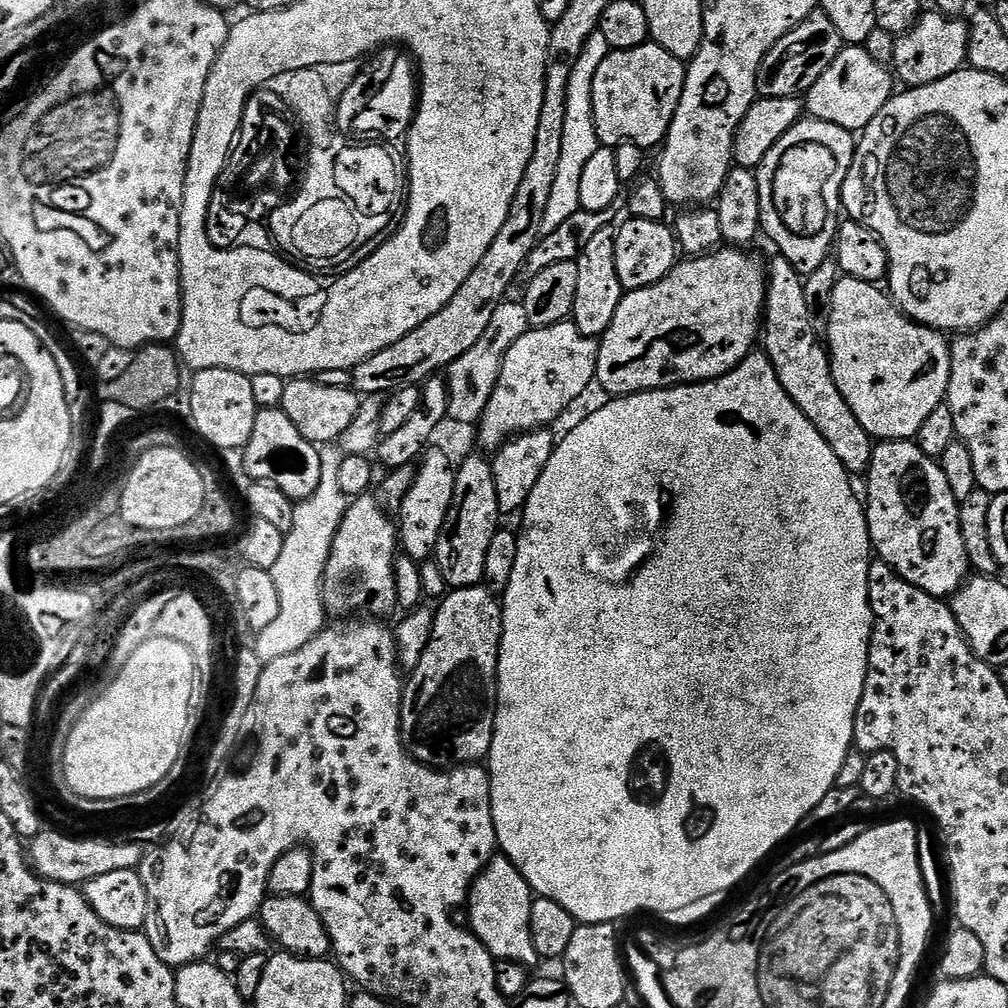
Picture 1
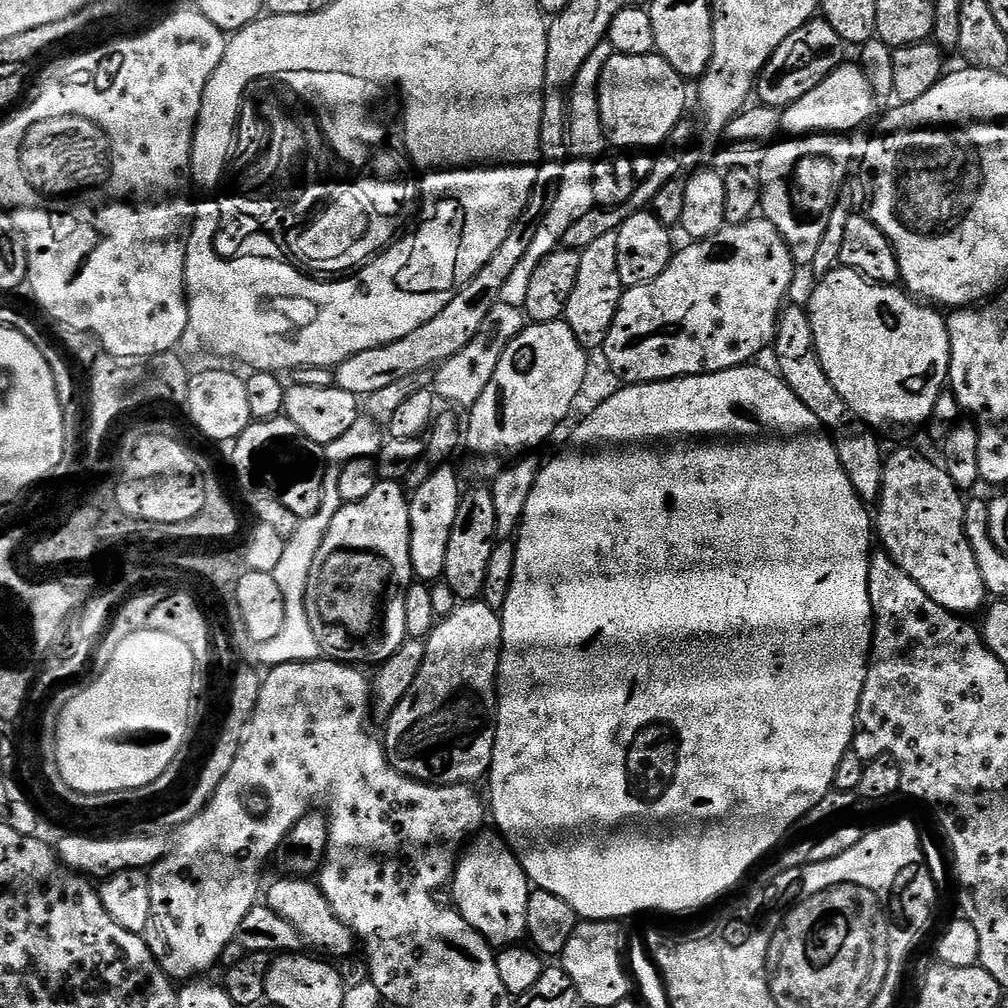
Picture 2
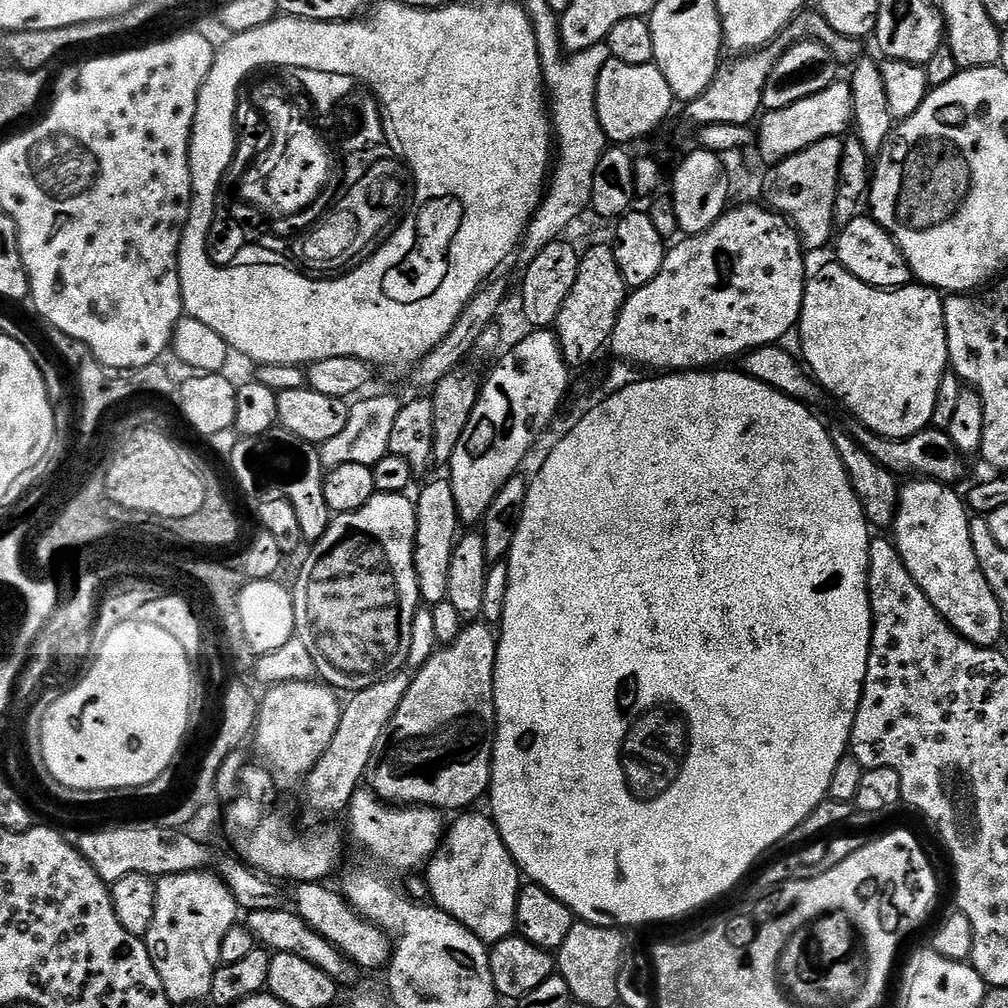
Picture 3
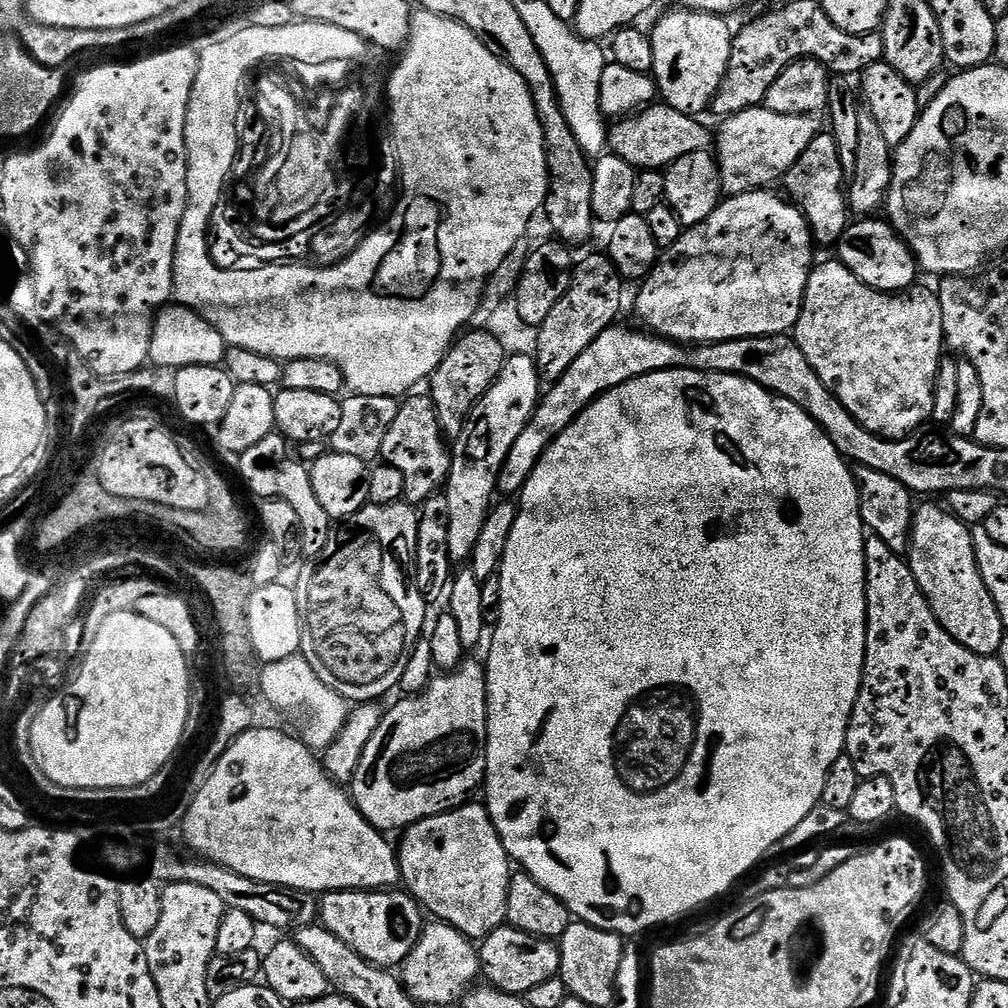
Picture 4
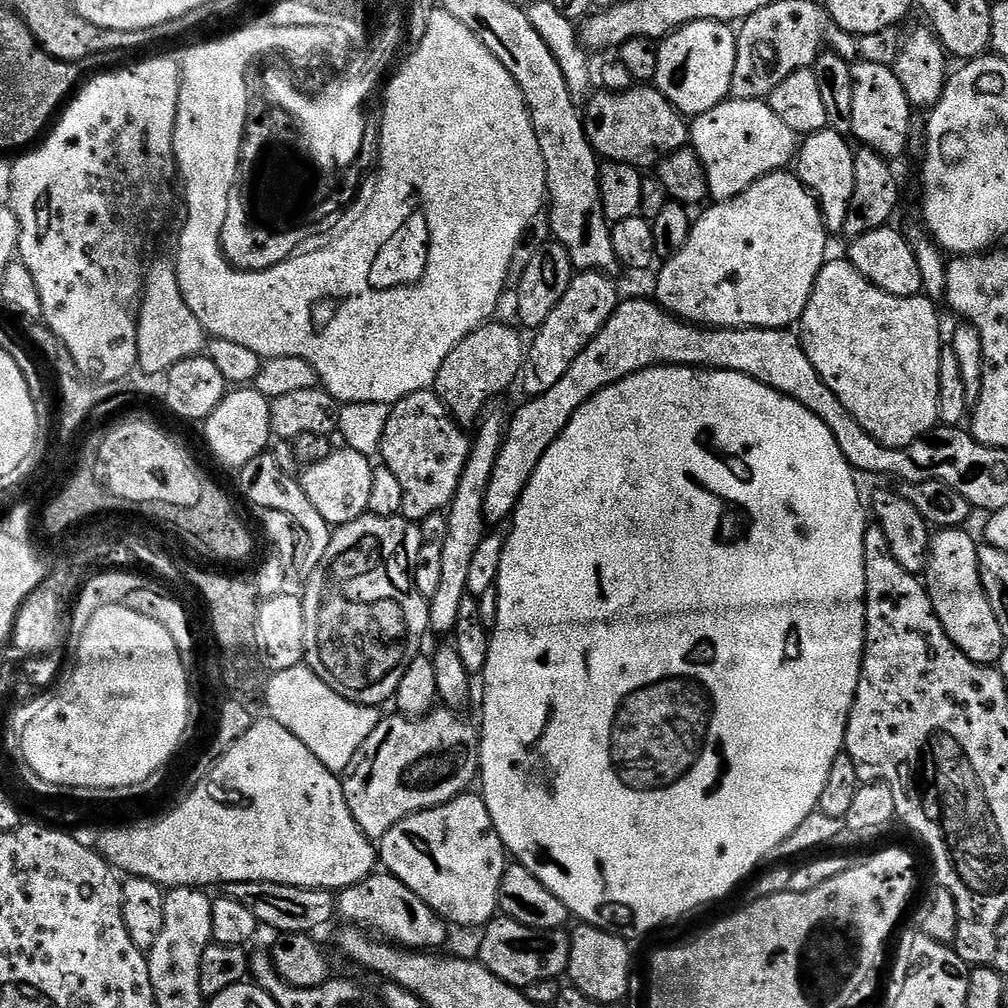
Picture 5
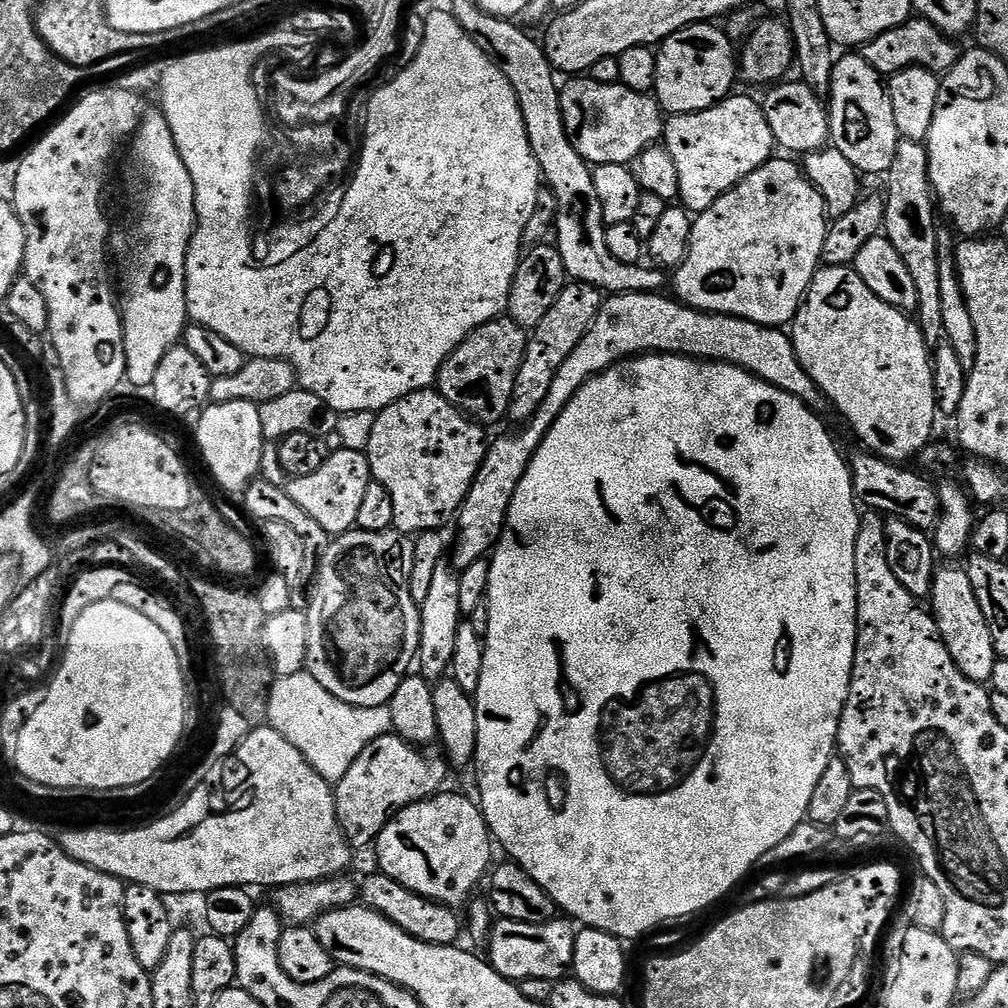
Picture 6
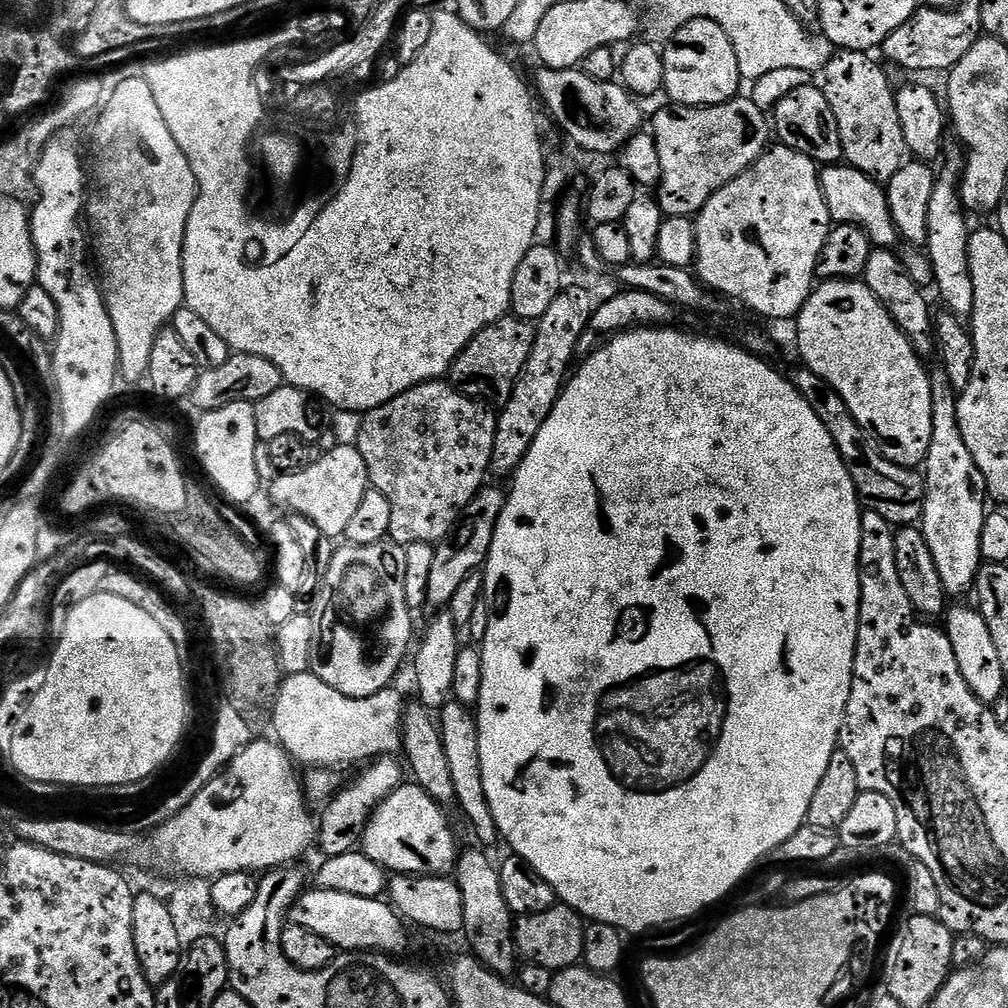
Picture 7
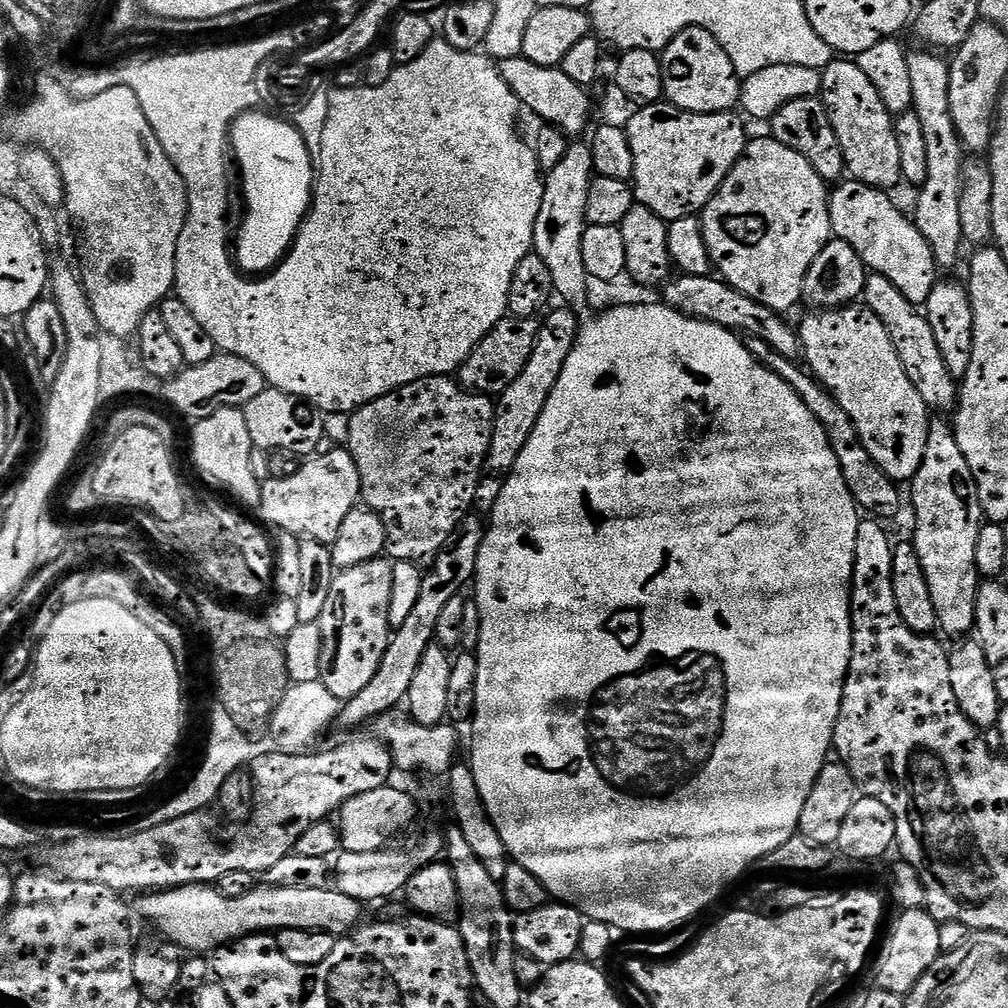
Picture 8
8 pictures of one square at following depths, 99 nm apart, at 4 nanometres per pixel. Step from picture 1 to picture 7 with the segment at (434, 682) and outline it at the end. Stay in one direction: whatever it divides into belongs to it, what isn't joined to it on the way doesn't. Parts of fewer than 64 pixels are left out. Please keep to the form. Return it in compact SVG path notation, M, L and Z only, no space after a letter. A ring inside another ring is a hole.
M396 758L373 759L363 769L365 772L349 788L347 785L347 787L335 793L332 799L323 805L322 811L324 813L318 816L318 848L320 844L325 857L346 854L347 852L353 851L361 843L364 831L368 825L368 820L372 817L373 810L395 788L399 788L405 779L405 769L402 767L401 761L399 759L397 760Z

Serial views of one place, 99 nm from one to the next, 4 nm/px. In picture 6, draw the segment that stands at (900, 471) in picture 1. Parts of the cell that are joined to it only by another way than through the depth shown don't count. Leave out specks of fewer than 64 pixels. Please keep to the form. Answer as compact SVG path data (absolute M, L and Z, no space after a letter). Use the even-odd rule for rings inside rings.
M937 567L936 577L932 583L930 611L936 620L946 650L950 650L950 656L954 658L962 674L966 674L971 680L991 681L998 659L994 634L990 632L990 622L982 612L978 594L974 590L974 582L970 582L968 577L967 567Z

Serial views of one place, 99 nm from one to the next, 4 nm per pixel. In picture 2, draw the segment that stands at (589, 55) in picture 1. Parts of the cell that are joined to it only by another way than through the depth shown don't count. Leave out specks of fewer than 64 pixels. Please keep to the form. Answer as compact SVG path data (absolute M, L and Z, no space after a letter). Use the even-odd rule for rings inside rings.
M605 38L598 46L594 46L594 50L590 50L590 58L582 62L582 70L578 70L578 78L574 78L574 86L568 93L568 151L575 158L569 159L564 165L562 182L558 186L558 198L554 198L550 210L546 210L546 218L542 218L542 226L538 226L537 232L534 233L526 255L518 261L518 266L502 286L500 302L507 306L523 309L526 293L530 287L530 277L534 274L534 270L538 270L541 262L561 247L566 230L577 222L578 218L585 217L596 208L593 161L606 152L606 141L598 110L598 86L602 78L602 70L613 55L610 42Z

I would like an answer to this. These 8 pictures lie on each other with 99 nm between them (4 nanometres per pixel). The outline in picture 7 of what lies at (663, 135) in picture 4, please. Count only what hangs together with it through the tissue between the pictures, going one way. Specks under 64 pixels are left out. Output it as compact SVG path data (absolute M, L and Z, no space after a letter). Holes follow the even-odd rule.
M541 67L536 76L534 92L544 103L552 120L577 144L588 152L604 156L607 152L619 153L624 143L641 131L640 108L631 92L611 79L595 80L580 68L554 70Z

